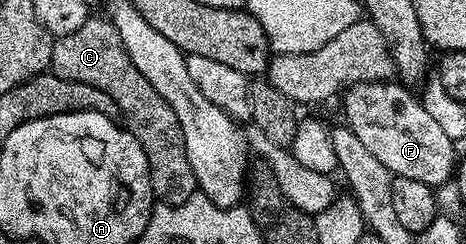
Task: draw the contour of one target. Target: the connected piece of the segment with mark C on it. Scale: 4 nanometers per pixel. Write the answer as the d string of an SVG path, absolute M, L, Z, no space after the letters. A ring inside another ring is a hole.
M88 17L87 22L69 36L54 39L51 47L50 73L70 82L93 84L101 92L113 96L123 108L125 128L141 144L151 173L151 190L164 206L180 206L197 193L193 168L186 155L185 136L177 115L169 104L145 80L131 59L124 53L123 44L113 23L102 17ZM131 89L131 90L130 90Z

